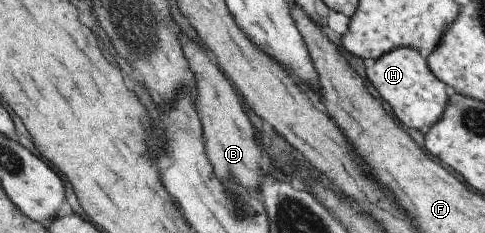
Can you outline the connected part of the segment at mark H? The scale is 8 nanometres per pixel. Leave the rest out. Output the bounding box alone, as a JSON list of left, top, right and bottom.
[366,47,450,127]

